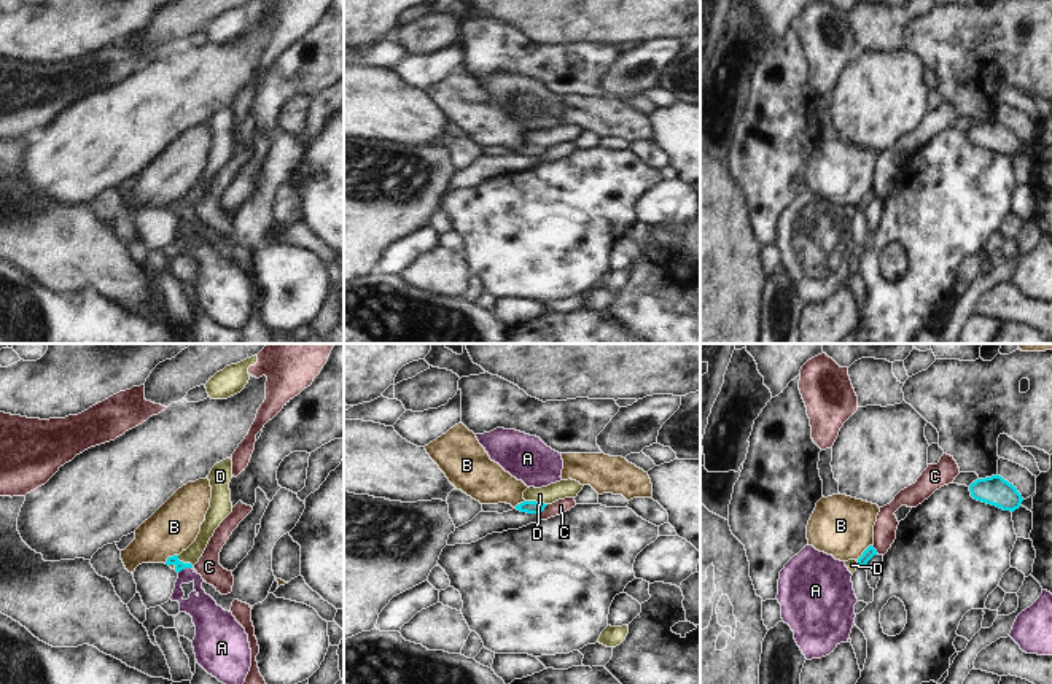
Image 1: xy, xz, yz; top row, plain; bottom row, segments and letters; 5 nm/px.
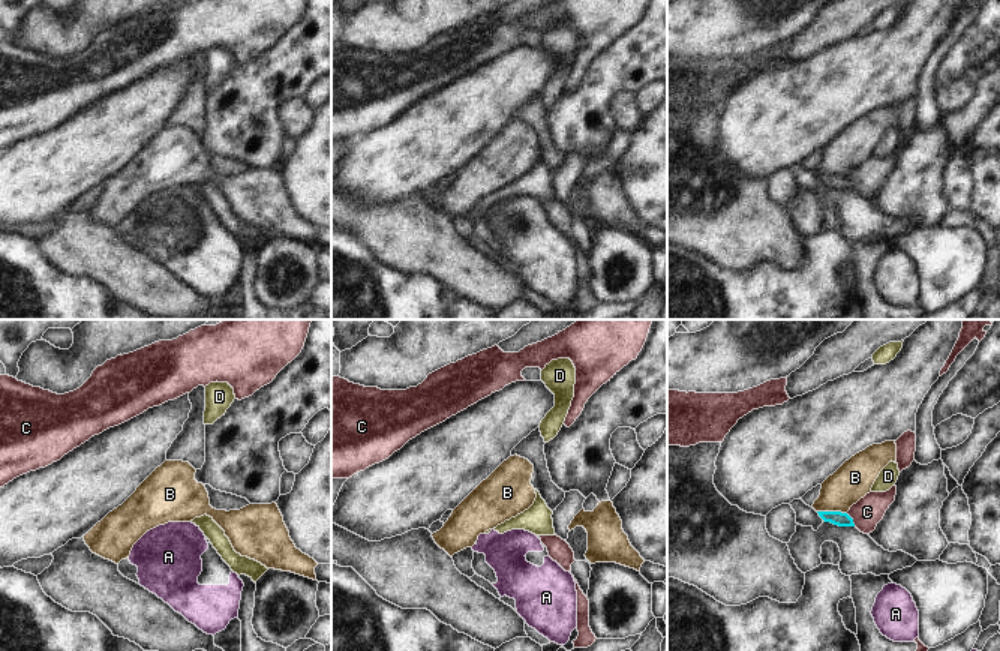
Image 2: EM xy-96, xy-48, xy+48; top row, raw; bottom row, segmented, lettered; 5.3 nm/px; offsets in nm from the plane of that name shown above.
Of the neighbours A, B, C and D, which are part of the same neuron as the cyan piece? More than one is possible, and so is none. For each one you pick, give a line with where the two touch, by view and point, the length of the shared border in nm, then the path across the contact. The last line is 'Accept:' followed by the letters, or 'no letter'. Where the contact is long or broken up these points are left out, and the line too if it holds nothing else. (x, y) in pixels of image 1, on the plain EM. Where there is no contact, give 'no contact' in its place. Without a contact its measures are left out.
A: meets cyan in xy at (185, 210); contact 80 nm long; runs through xy (172, 204), (185, 210), (198, 225), (204, 253)
Accept: A

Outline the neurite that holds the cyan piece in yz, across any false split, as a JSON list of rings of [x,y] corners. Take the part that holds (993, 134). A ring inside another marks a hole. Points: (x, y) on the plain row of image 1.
[[[998,118],[977,122],[969,129],[969,135],[974,143],[1011,156],[1019,153],[1023,145],[1017,132]]]

